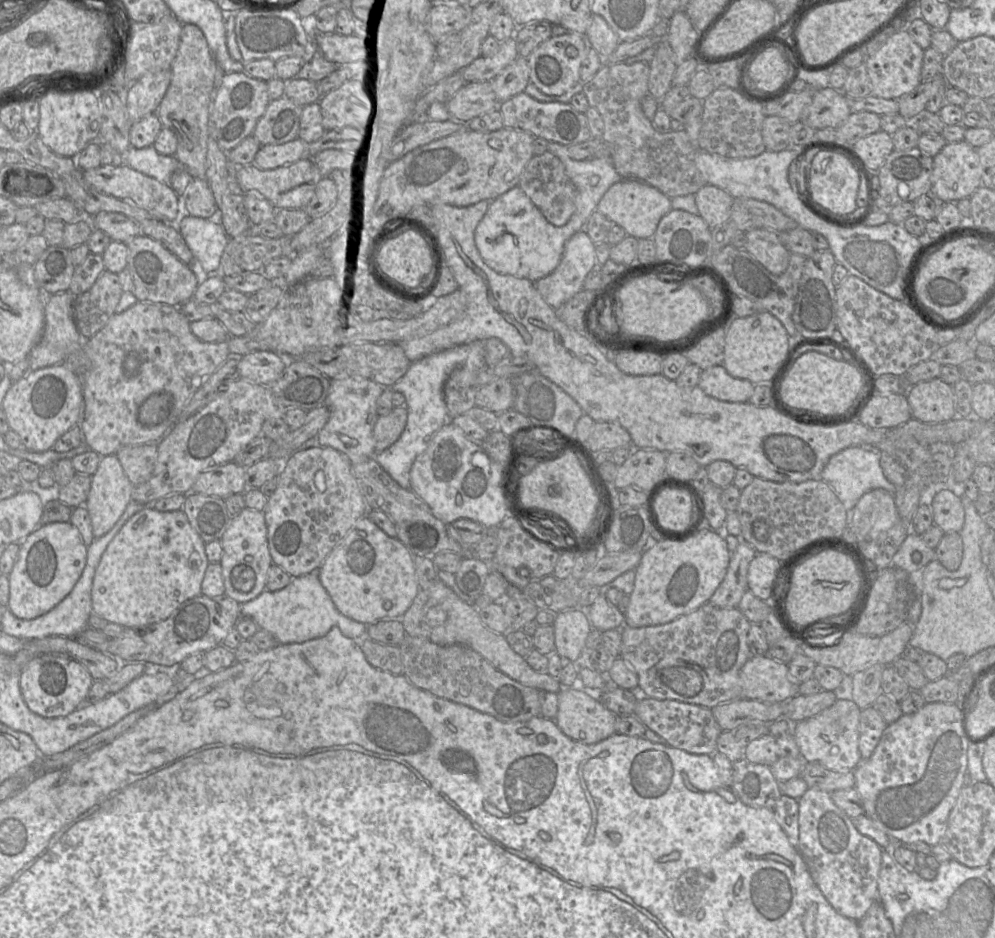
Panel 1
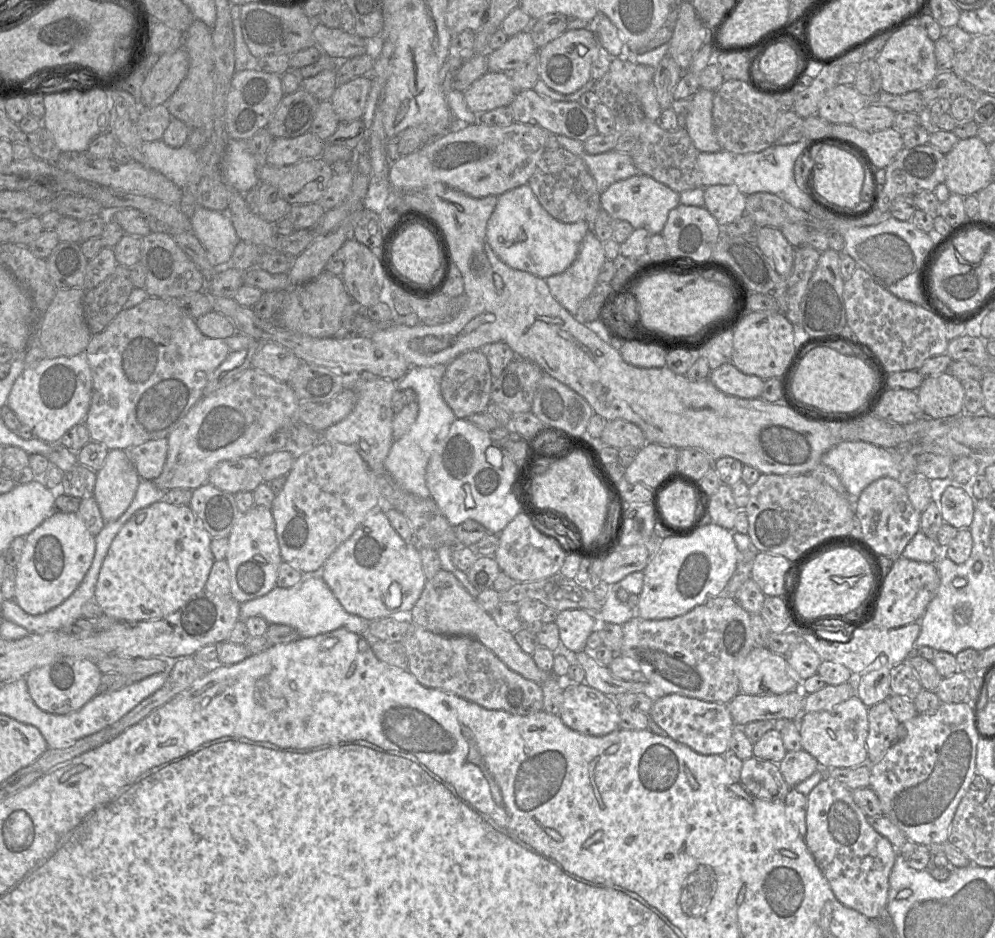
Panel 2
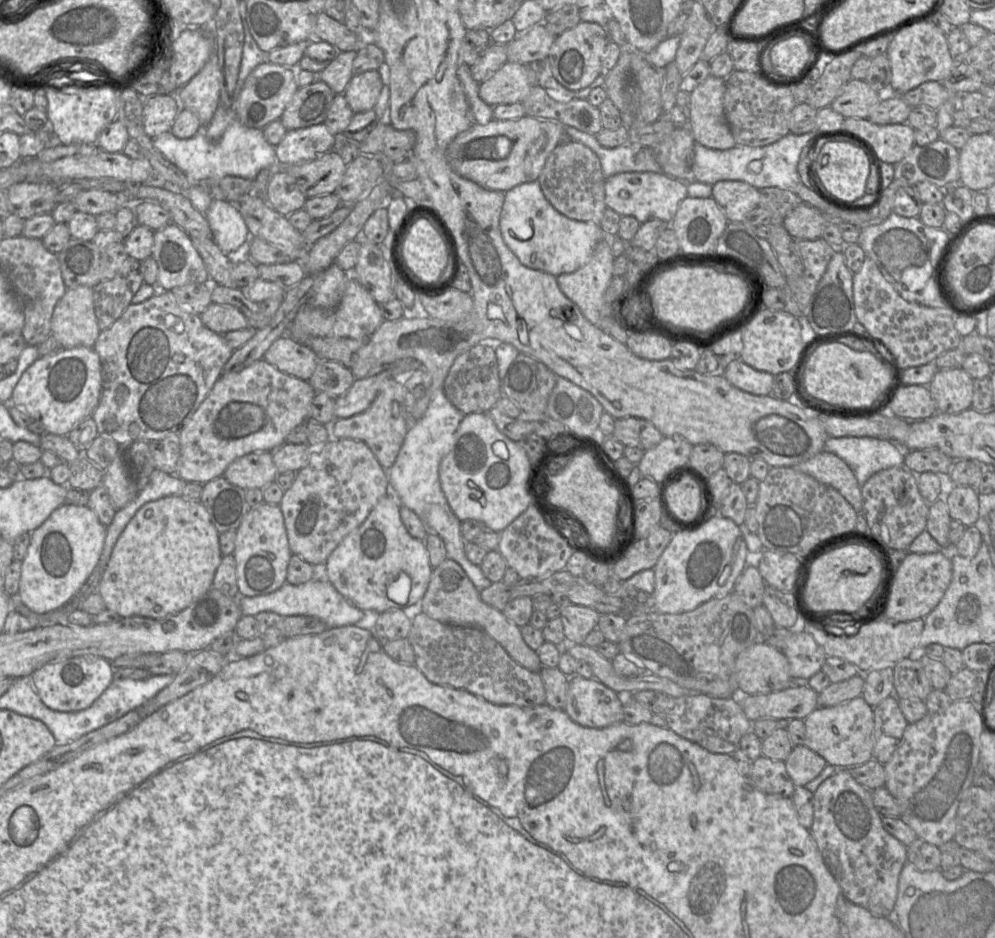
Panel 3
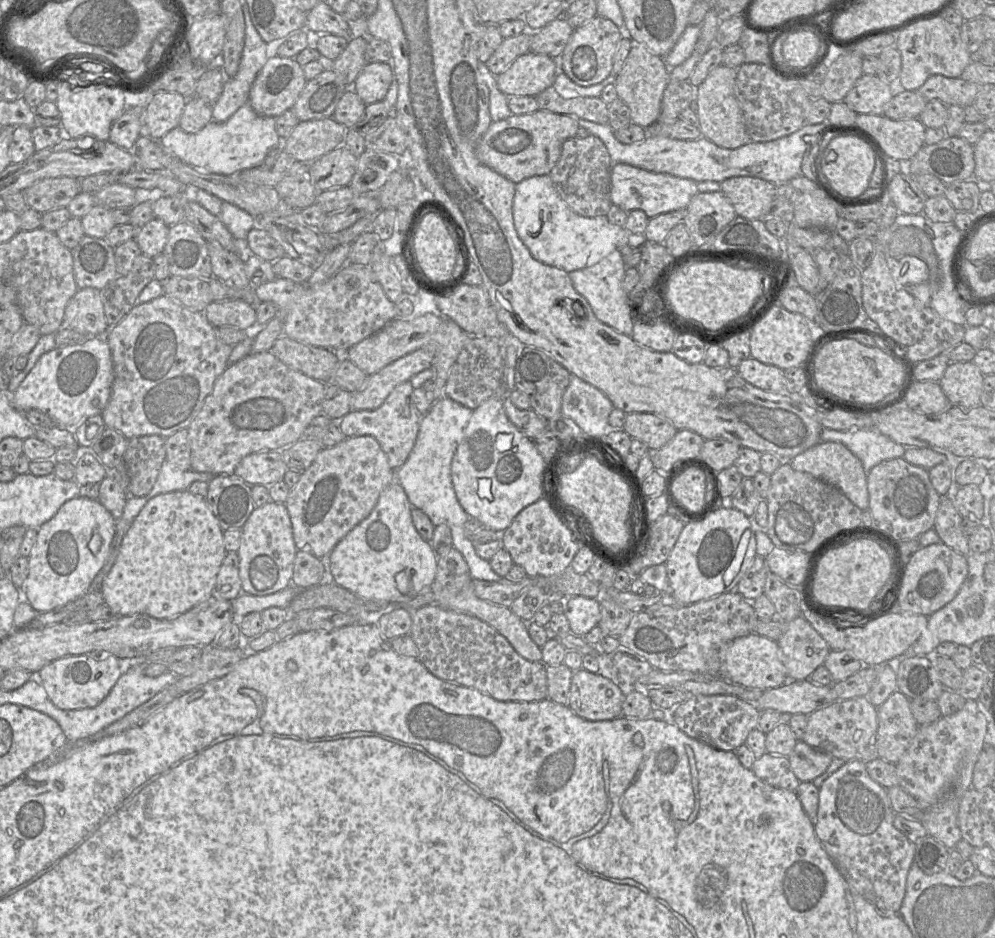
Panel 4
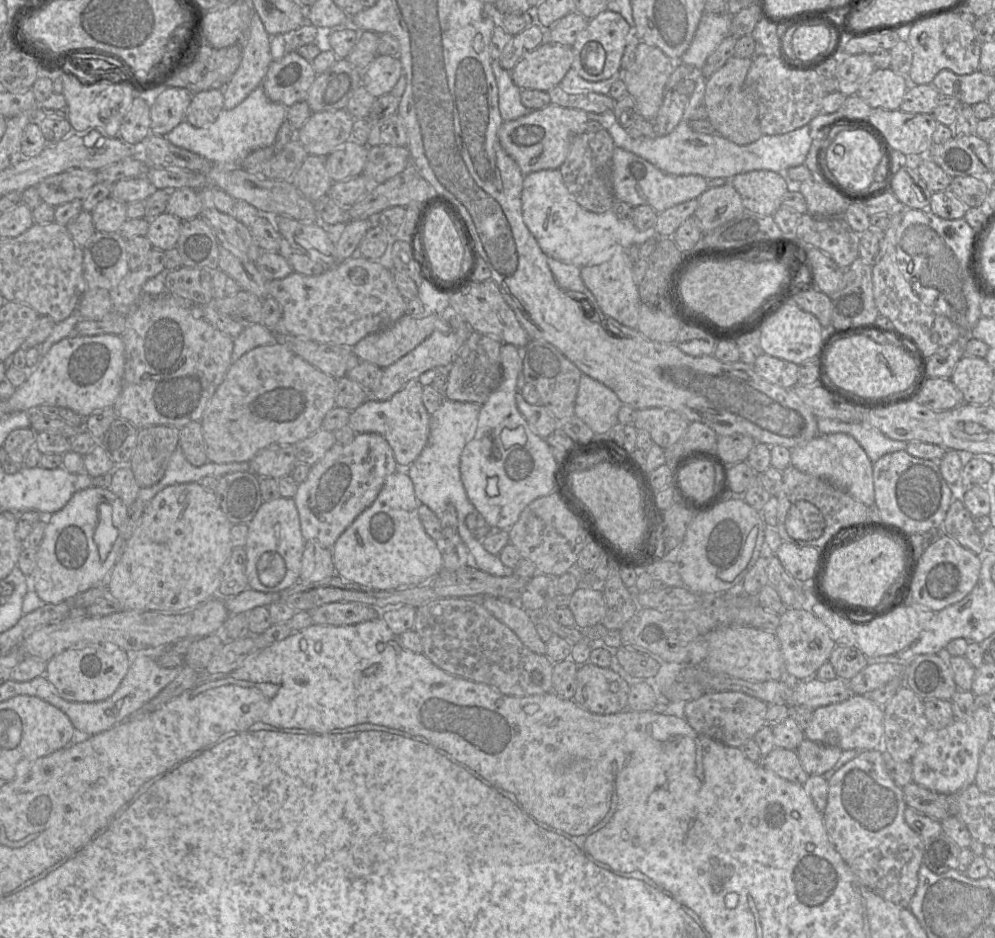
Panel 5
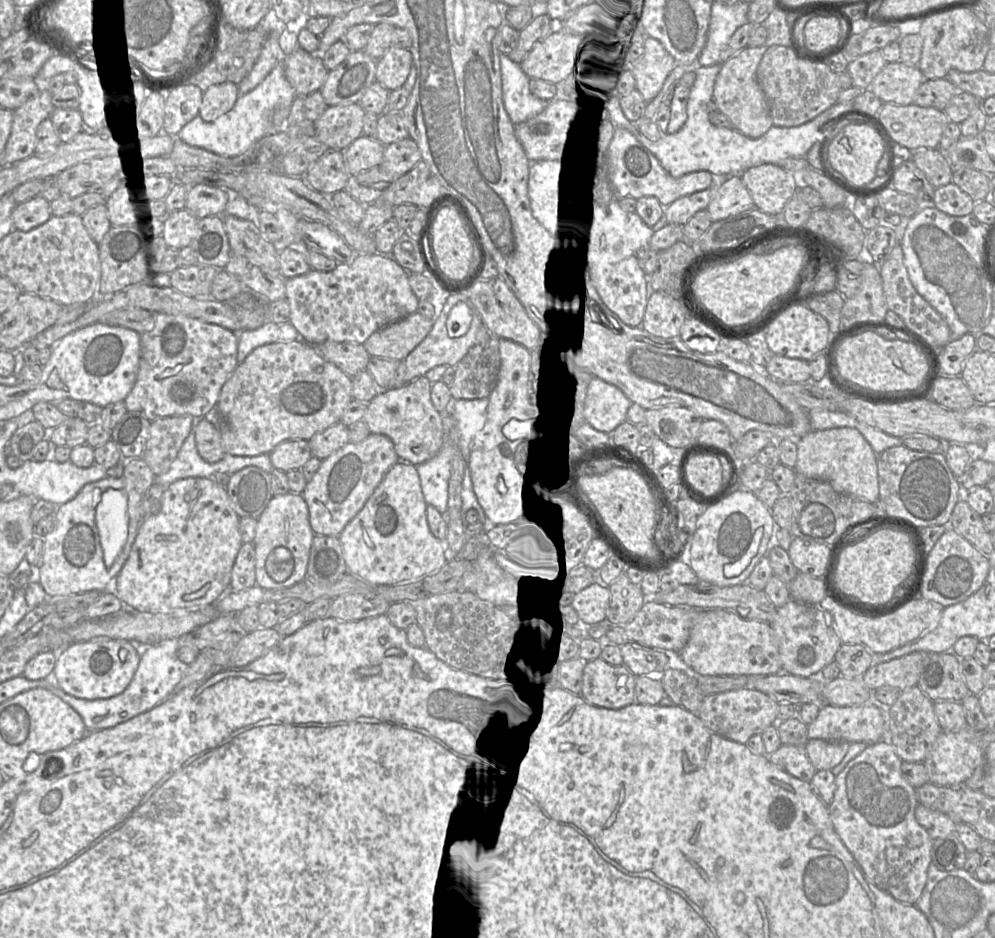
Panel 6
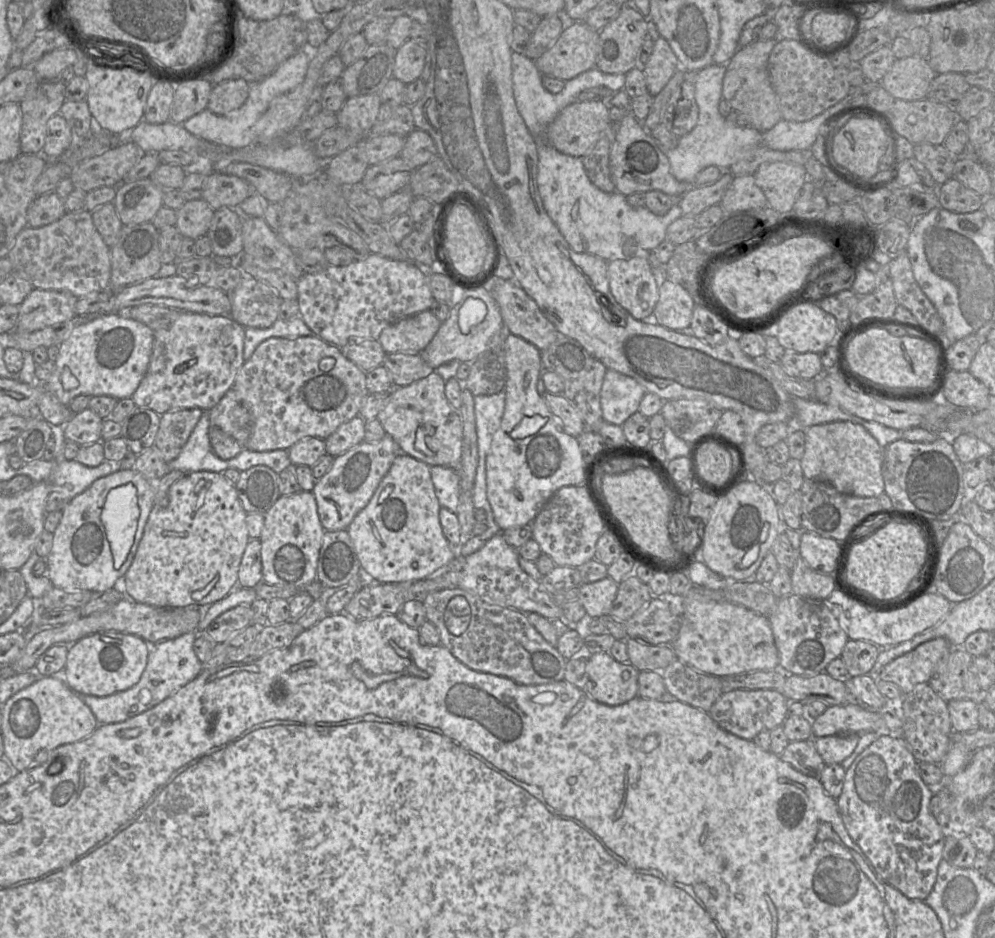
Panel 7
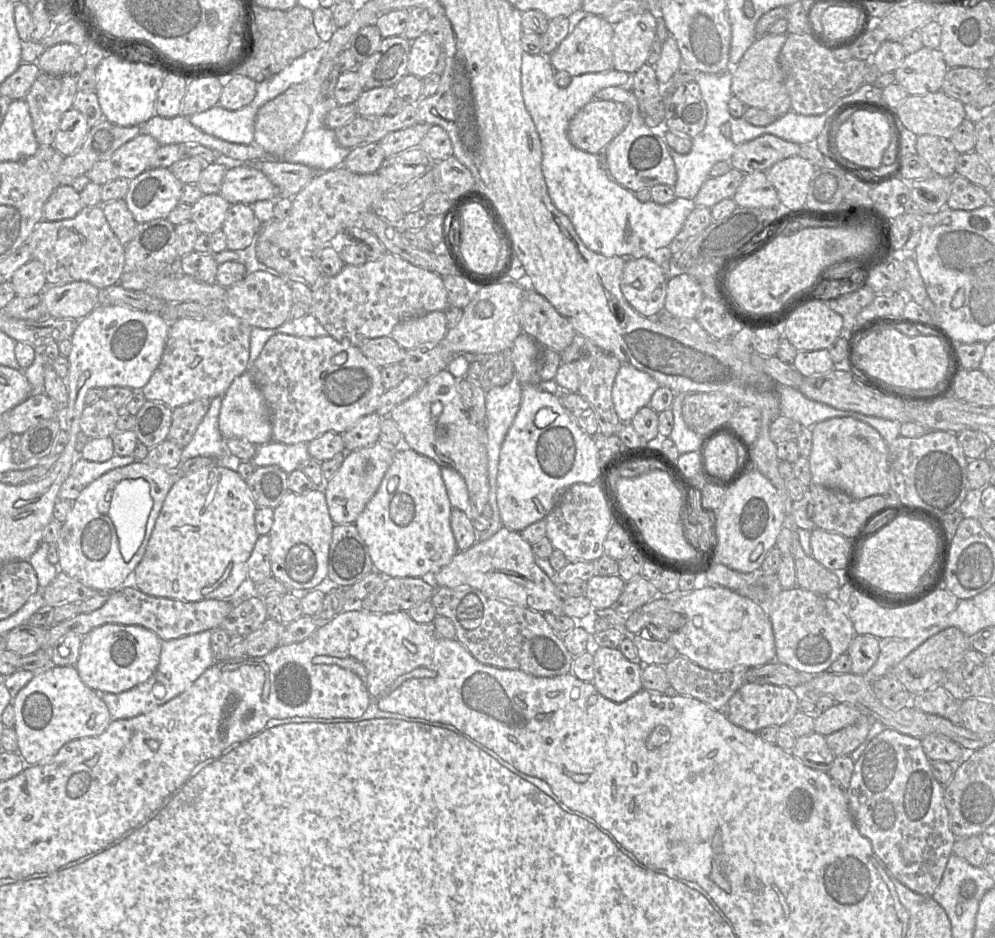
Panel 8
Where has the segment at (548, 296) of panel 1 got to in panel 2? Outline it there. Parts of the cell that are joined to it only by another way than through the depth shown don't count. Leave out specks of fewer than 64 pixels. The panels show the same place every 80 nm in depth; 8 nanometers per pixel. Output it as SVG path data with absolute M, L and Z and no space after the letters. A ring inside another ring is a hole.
M589 231L574 262L565 271L545 279L552 296L575 316L581 302L596 286L605 261L603 243Z

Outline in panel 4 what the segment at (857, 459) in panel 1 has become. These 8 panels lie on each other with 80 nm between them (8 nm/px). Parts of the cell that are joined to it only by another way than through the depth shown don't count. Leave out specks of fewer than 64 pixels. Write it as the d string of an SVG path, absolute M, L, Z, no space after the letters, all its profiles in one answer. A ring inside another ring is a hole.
M822 428L820 442L837 442L846 446L862 463L867 474L883 461L902 458L906 447L876 429L836 431Z

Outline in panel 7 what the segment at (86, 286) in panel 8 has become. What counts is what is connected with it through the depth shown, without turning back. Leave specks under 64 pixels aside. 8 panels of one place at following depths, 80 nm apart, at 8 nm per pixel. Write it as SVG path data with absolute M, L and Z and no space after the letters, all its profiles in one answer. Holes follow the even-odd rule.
M33 289L19 305L18 322L13 331L29 333L73 319L76 317L75 306L78 299L67 291Z

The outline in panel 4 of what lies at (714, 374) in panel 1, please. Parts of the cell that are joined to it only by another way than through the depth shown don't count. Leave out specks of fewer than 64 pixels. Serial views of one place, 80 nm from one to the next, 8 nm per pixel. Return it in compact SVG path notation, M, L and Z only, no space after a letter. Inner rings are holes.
M751 357L743 360L736 369L746 382L759 389L778 393L784 386L783 370Z

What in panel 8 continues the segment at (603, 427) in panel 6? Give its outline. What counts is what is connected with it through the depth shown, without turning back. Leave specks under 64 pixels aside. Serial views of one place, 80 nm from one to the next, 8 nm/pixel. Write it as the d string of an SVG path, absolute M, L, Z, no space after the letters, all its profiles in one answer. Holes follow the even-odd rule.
M623 364L612 387L612 401L619 419L630 423L635 414L649 404L659 387L659 383L647 373Z

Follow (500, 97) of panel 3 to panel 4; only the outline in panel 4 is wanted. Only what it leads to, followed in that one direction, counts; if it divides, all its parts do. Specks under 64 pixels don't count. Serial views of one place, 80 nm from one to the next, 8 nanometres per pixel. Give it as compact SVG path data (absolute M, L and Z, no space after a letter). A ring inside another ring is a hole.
M527 52L496 76L498 89L506 96L537 96L551 87L559 73L557 59Z

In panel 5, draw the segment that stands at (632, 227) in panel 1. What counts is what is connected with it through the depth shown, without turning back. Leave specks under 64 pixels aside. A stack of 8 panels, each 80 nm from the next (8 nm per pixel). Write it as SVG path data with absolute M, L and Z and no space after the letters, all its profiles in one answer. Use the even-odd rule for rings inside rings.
M615 147L612 156L612 182L616 200L631 207L649 205L657 213L699 196L708 189L708 180L699 175L673 175L666 173L636 154Z

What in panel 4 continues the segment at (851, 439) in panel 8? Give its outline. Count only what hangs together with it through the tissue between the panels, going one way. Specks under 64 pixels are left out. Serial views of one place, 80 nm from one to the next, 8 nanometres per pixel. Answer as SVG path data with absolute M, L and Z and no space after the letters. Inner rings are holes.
M819 442L789 461L796 471L805 472L837 487L854 505L862 511L869 507L867 472L861 461L843 444L837 442Z

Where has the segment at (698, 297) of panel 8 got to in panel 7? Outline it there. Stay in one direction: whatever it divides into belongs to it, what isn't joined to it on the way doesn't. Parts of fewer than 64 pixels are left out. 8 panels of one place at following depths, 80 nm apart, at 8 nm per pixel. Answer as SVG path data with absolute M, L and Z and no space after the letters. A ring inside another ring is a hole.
M666 280L659 287L653 320L670 330L684 330L690 325L696 304L696 300L683 286Z

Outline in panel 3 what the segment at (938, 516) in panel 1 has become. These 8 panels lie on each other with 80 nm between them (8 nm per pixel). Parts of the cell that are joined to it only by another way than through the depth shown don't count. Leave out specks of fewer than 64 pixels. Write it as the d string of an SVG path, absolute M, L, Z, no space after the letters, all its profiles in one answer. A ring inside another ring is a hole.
M955 487L946 499L952 520L973 526L979 518L979 493L972 487Z

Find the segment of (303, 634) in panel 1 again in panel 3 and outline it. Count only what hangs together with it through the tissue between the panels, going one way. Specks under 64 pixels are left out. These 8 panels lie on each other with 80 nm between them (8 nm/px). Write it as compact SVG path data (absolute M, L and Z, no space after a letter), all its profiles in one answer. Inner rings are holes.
M311 580L293 585L285 582L276 591L261 596L239 597L238 602L243 616L255 616L259 612L269 611L280 616L307 615L322 620L328 628L355 625L373 630L380 613L374 610L363 611L345 599L329 580Z

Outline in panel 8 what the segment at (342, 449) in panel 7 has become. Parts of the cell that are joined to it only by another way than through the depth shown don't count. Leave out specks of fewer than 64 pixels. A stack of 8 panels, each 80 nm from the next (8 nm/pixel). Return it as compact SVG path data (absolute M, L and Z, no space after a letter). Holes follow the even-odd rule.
M376 412L362 417L352 428L342 433L346 452L352 452L379 441L381 417Z

